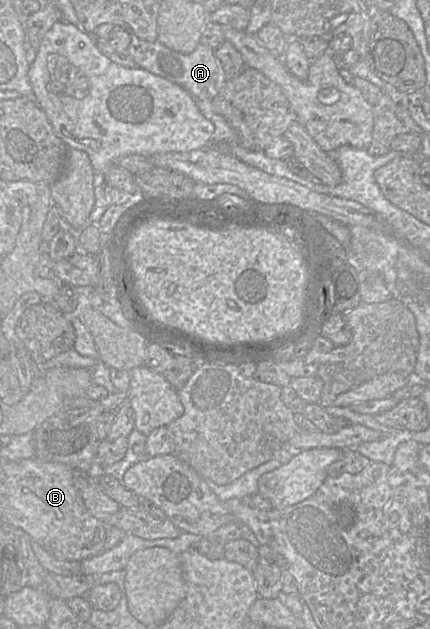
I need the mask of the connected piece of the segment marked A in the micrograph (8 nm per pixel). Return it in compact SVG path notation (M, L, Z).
M112 23L101 24L90 34L95 41L98 39L106 39L109 41L110 33L113 30L120 29L125 30L130 35L128 51L140 68L180 85L194 99L212 100L225 85L227 78L221 61L216 57L213 49L201 43L199 43L192 53L183 54L167 48L158 40L148 42L138 38L128 25L115 25Z

